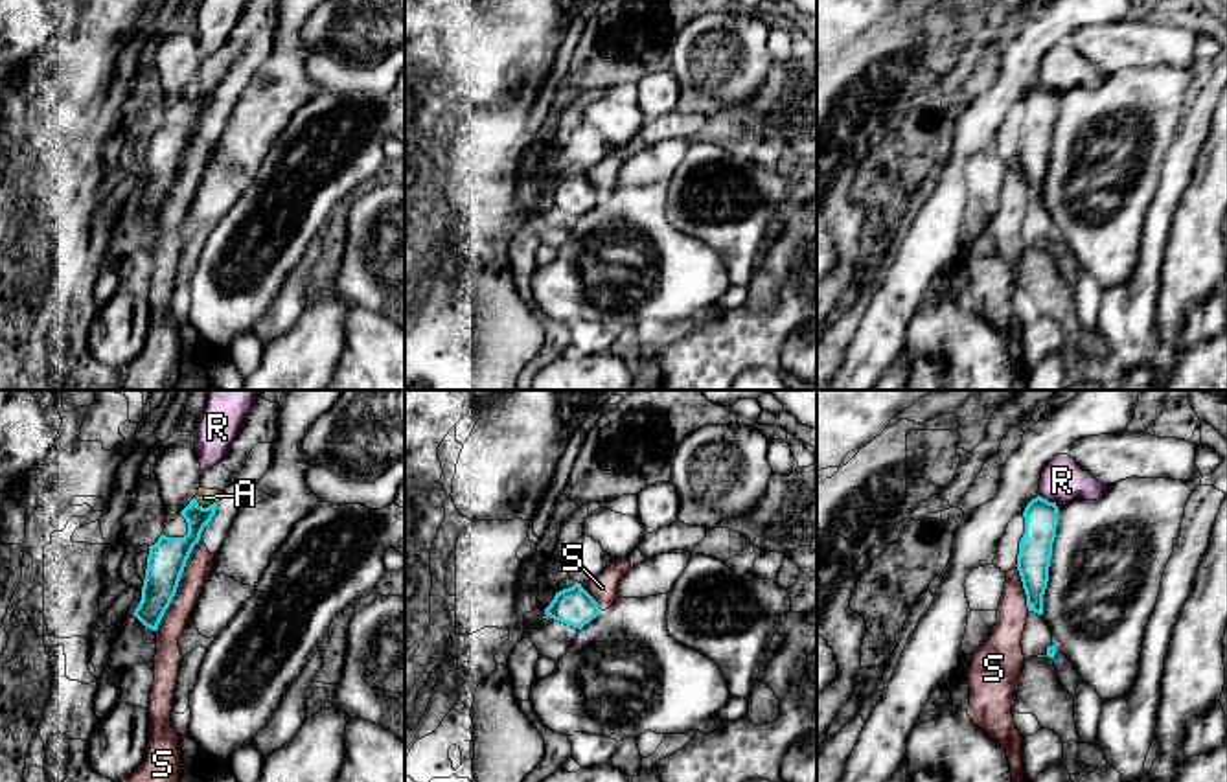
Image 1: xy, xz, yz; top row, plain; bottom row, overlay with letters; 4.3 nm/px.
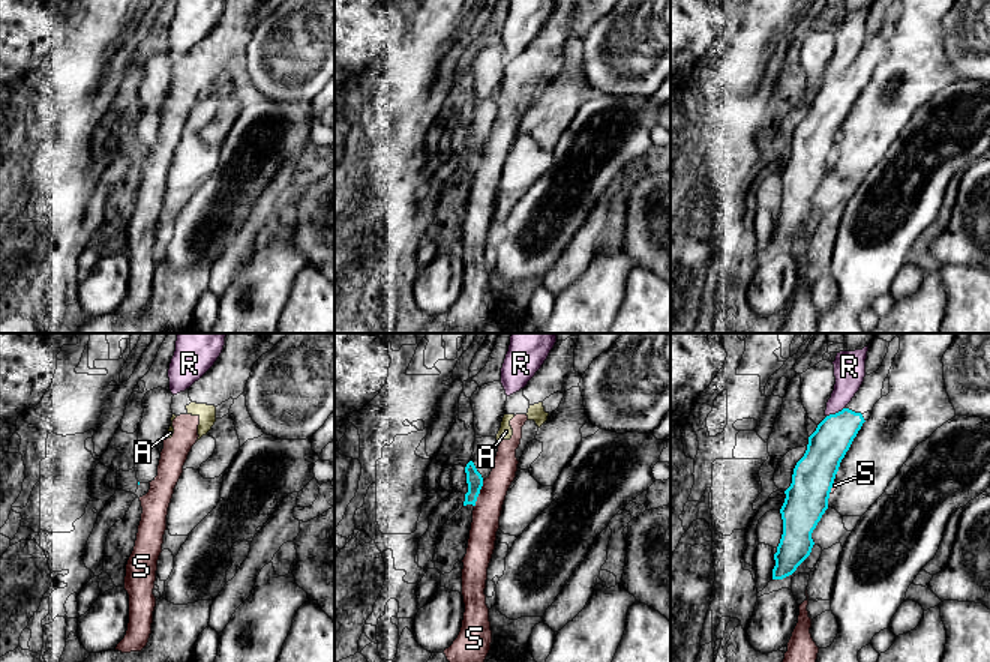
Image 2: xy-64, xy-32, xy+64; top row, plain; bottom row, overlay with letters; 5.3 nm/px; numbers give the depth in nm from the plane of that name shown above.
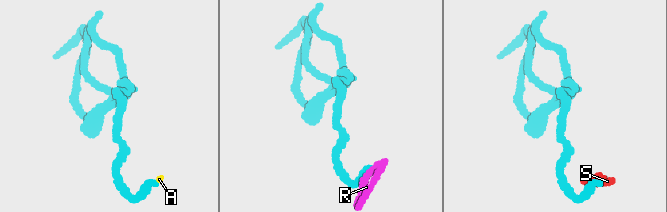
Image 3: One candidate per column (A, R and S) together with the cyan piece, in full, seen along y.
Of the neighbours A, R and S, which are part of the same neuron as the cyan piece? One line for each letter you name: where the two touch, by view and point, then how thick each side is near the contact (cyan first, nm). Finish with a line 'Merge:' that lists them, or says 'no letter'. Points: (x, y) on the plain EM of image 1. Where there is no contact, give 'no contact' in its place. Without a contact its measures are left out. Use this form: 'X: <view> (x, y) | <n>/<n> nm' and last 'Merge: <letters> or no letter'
Merge: no letter

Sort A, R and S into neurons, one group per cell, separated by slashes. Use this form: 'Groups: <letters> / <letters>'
Groups: A S / R

